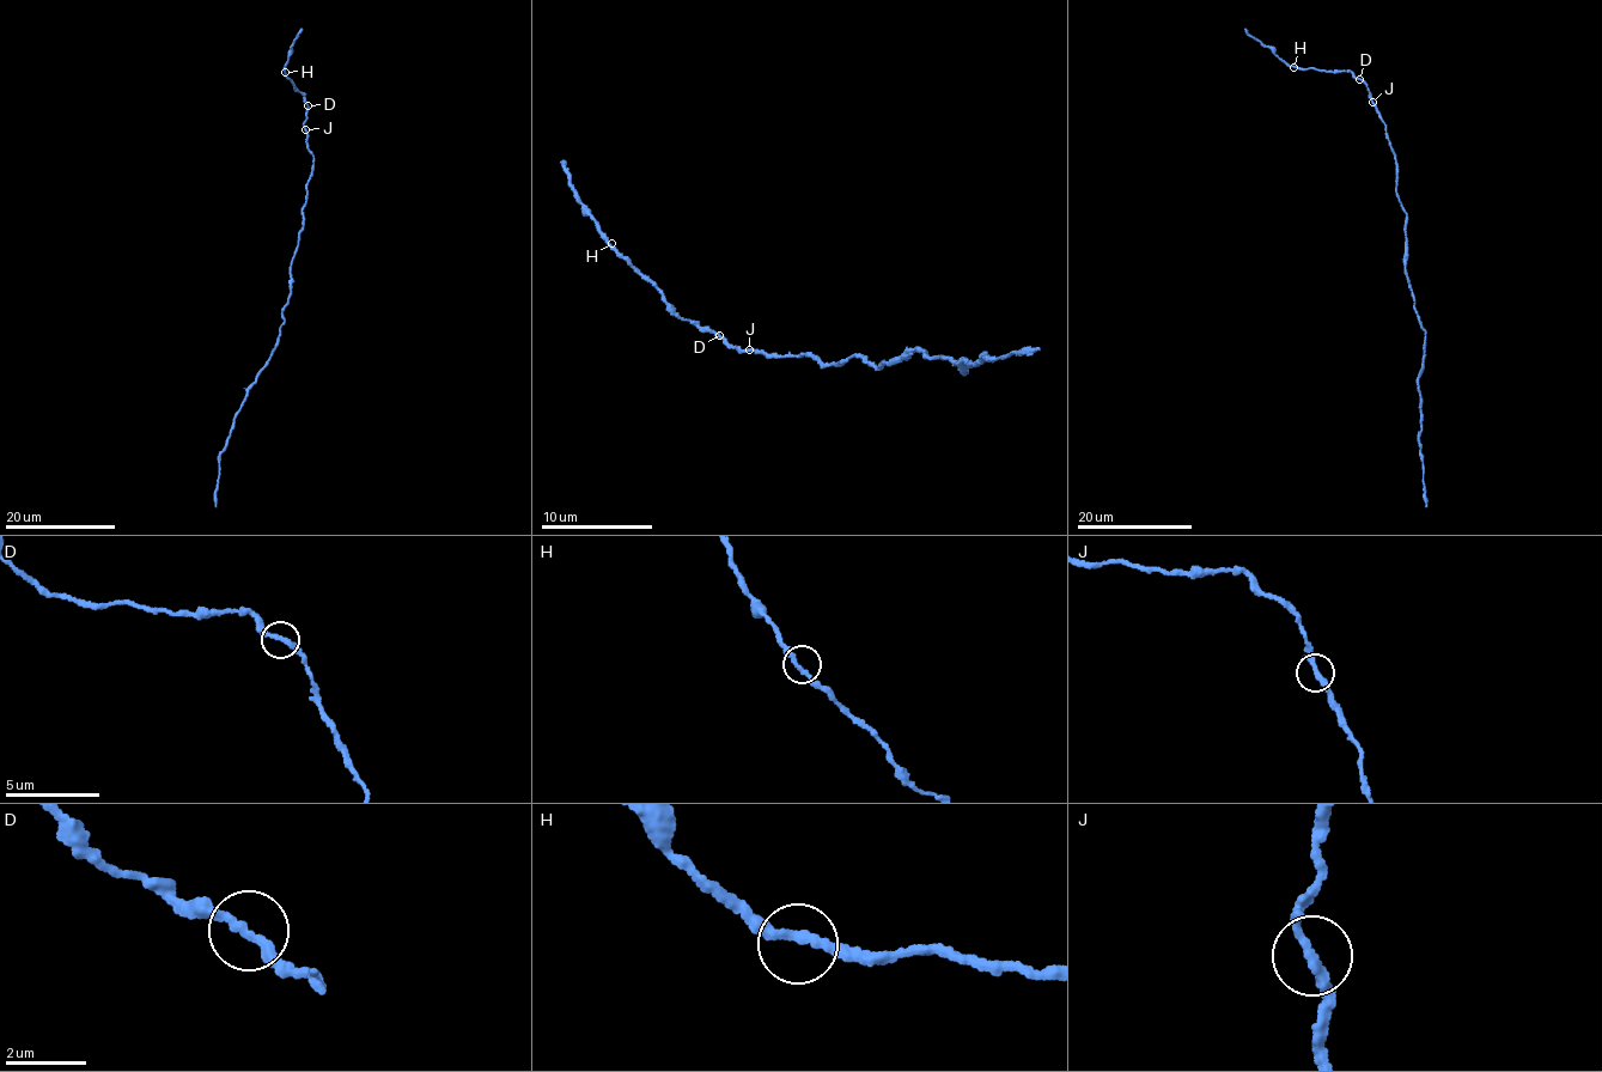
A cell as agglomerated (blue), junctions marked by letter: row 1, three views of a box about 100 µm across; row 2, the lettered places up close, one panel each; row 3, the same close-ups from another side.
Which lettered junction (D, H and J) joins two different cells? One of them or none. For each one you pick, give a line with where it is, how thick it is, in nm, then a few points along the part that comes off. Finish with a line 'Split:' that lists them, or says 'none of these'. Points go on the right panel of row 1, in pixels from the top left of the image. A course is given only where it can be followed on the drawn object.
Split: none of these

